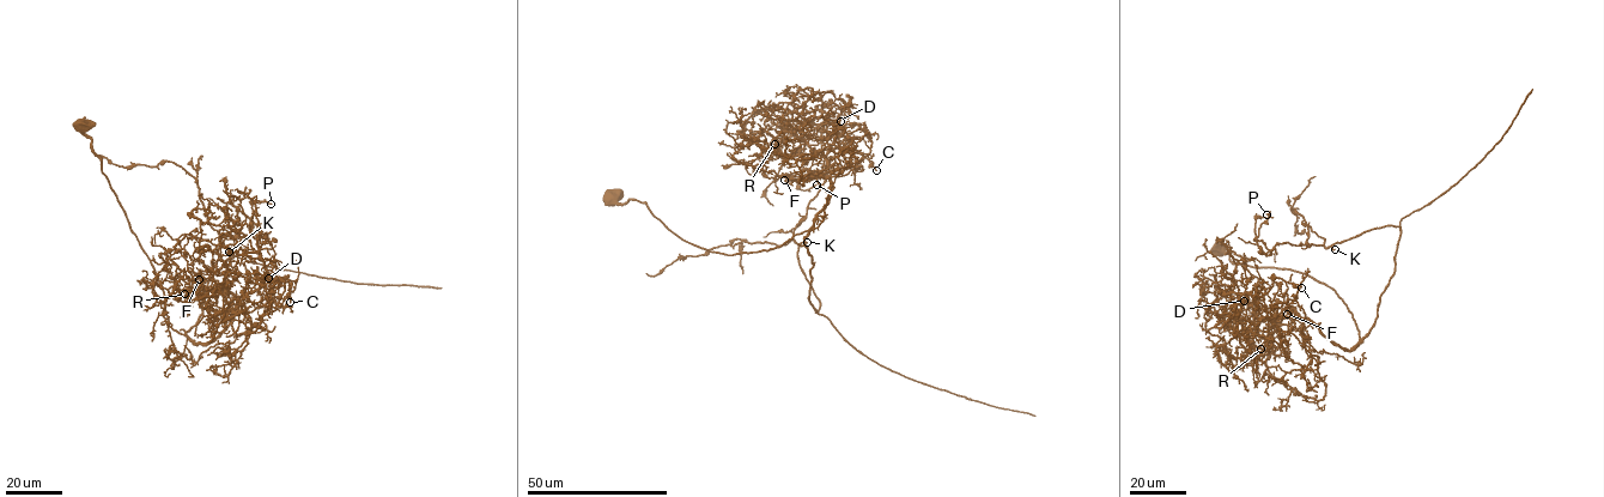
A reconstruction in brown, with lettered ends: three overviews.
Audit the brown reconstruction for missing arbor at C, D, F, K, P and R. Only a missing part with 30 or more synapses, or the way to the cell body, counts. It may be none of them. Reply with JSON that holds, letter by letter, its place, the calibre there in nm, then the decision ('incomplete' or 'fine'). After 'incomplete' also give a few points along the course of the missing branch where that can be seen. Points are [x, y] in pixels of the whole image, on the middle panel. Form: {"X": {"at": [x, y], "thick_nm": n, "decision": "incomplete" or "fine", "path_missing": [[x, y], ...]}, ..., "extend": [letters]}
{"C": {"at": [876, 170], "thick_nm": 170, "decision": "incomplete", "path_missing": [[876, 170], [862, 173]]}, "D": {"at": [840, 121], "thick_nm": 160, "decision": "fine"}, "F": {"at": [784, 180], "thick_nm": 120, "decision": "fine"}, "K": {"at": [807, 242], "thick_nm": 160, "decision": "incomplete", "path_missing": [[807, 242], [822, 246], [830, 232], [820, 186], [810, 175], [815, 162], [810, 150], [815, 139]]}, "P": {"at": [816, 185], "thick_nm": 150, "decision": "fine"}, "R": {"at": [775, 144], "thick_nm": 200, "decision": "fine"}, "extend": ["C", "K"]}

